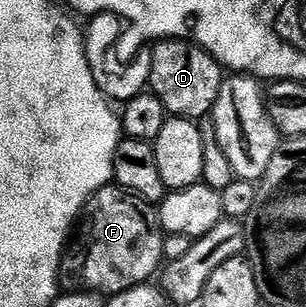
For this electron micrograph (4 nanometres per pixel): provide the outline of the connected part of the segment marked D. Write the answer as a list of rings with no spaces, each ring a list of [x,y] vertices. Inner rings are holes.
[[[173,37],[159,38],[157,43],[160,50],[170,52],[167,55],[158,55],[155,59],[151,58],[149,60],[148,87],[153,94],[157,95],[163,108],[171,116],[189,116],[194,113],[190,111],[200,110],[206,102],[209,104],[219,94],[224,82],[224,71],[206,50],[193,41],[187,42],[186,39]]]

